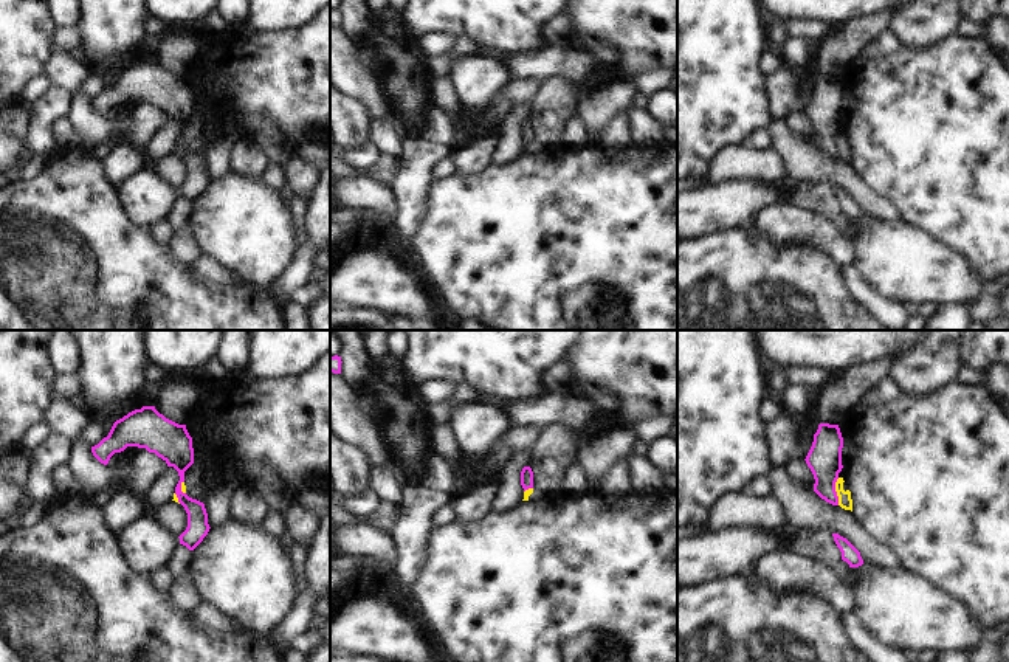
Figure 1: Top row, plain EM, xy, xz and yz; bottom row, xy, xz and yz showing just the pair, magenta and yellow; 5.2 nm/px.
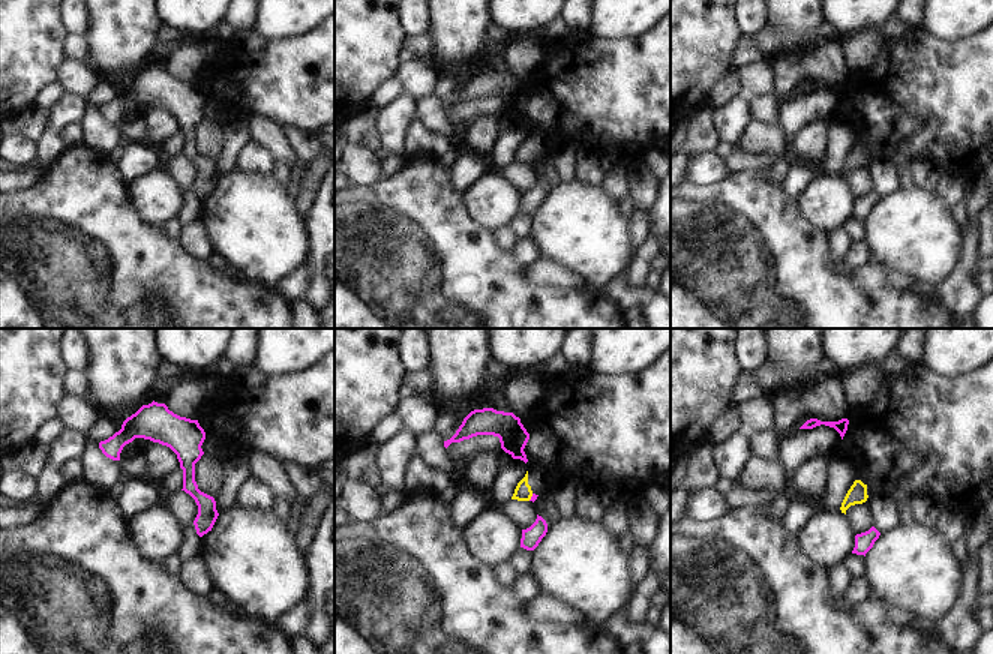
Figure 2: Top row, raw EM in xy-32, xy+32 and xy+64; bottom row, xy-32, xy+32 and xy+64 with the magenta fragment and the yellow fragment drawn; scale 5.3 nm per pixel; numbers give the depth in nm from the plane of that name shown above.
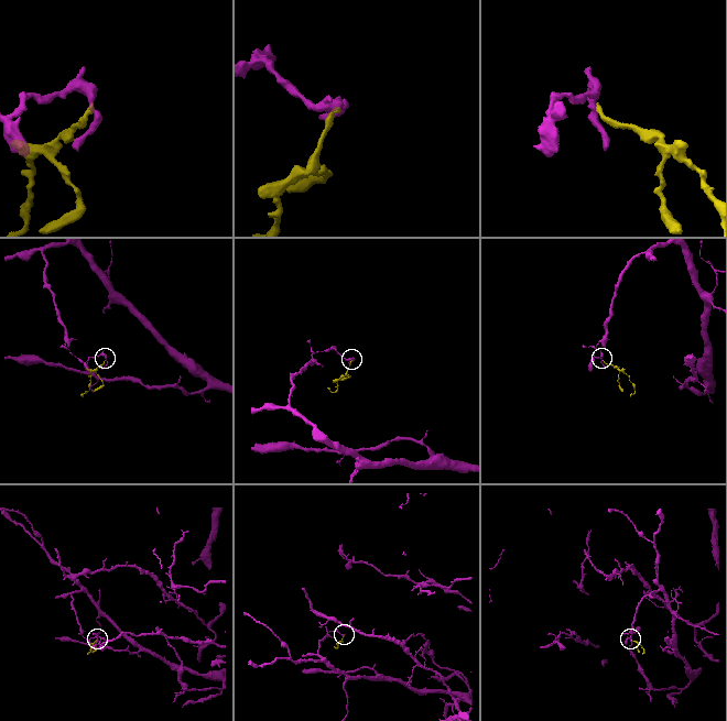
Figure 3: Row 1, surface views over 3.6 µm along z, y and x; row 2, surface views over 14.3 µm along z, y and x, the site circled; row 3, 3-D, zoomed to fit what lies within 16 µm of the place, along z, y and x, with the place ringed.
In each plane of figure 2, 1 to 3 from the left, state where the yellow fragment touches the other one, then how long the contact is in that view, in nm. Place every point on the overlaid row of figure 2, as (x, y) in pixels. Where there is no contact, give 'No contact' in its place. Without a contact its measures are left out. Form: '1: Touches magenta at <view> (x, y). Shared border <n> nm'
1: No contact
2: Touches magenta at xy+32 (531, 497). Shared border 50 nm
3: No contact.

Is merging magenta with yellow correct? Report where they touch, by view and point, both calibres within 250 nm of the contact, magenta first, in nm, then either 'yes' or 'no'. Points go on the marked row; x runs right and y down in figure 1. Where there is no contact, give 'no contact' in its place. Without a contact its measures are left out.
yz (836, 492) | 180/70 nm | no

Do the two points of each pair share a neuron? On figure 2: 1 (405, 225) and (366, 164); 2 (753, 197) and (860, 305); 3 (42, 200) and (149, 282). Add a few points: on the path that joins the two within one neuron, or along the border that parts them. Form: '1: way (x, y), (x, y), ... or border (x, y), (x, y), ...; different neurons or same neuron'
1: border (356, 180), (365, 185), (377, 182); different neurons
2: way (774, 225), (831, 282); same neuron
3: way (69, 227), (104, 261), (113, 261), (122, 270); same neuron

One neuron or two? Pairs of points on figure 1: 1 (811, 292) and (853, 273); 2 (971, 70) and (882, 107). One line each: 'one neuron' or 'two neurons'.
1: two neurons
2: one neuron

